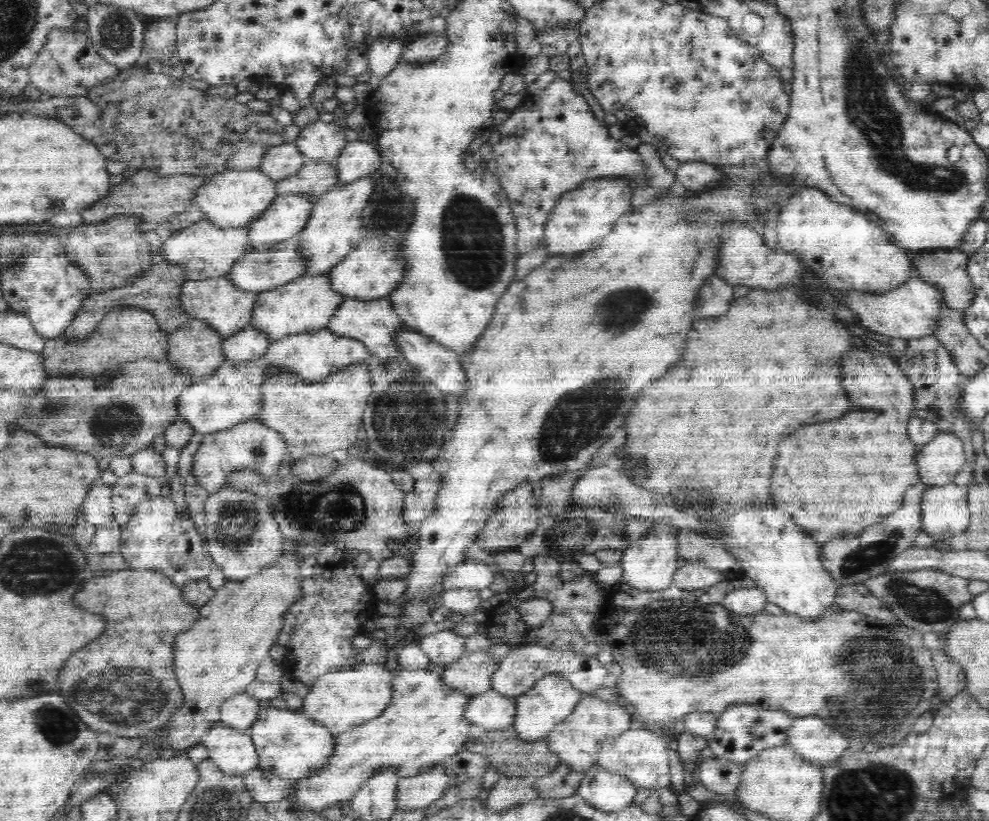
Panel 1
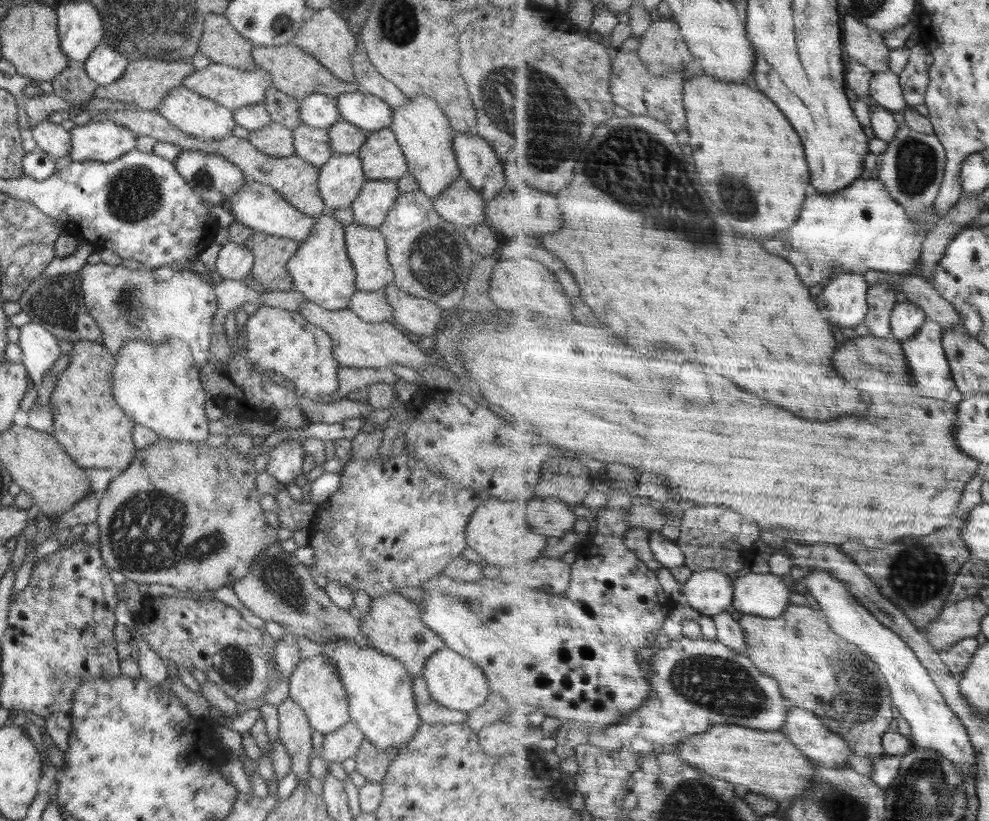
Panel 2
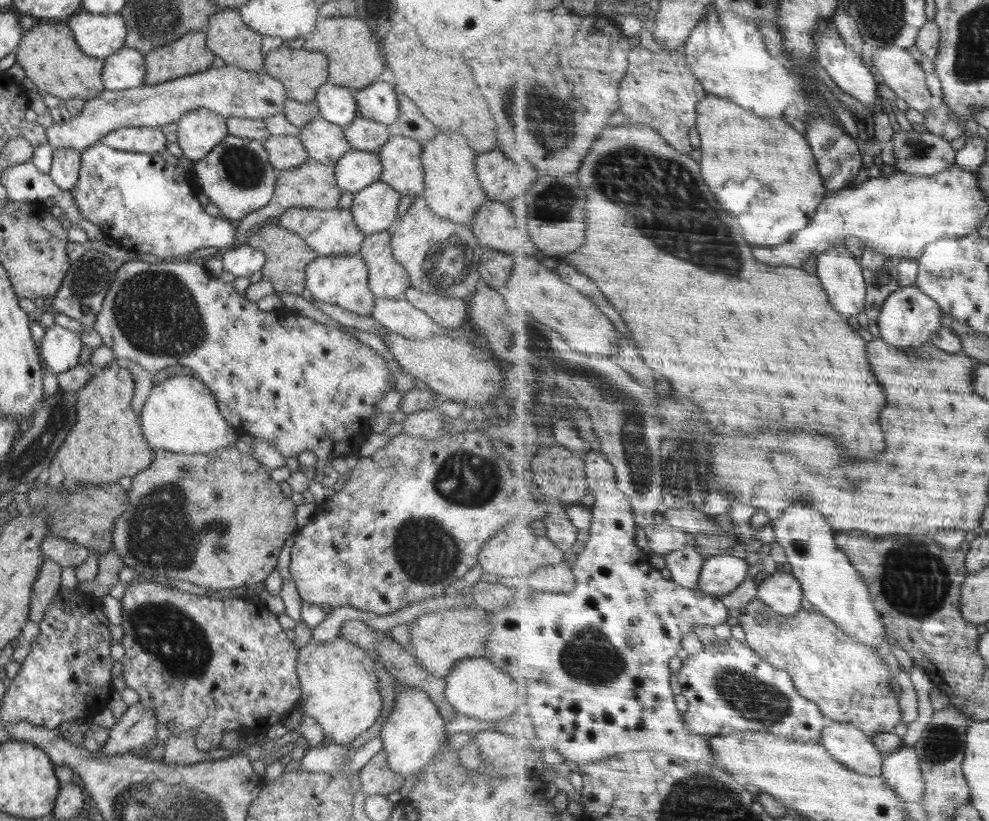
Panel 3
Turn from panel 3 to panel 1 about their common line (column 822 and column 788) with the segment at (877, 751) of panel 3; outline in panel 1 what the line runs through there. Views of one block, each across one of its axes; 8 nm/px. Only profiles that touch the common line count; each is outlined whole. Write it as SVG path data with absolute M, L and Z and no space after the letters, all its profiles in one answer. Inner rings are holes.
M810 714L794 721L787 743L804 758L825 766L850 748L848 742L849 736L834 728L825 718Z

